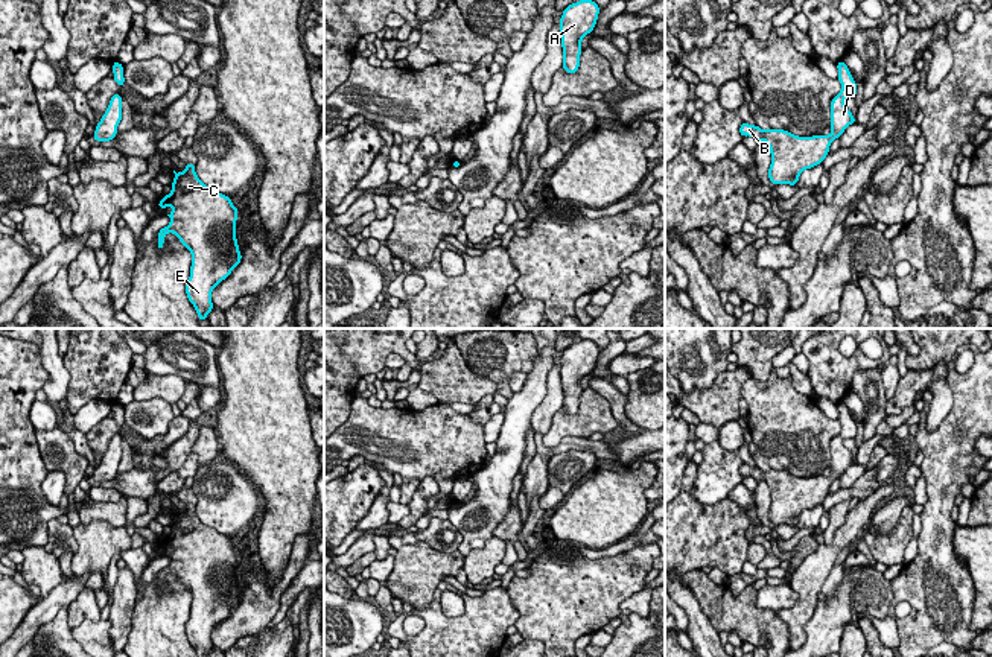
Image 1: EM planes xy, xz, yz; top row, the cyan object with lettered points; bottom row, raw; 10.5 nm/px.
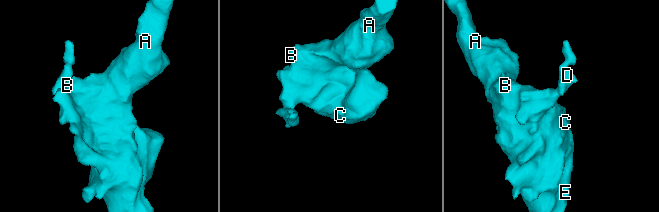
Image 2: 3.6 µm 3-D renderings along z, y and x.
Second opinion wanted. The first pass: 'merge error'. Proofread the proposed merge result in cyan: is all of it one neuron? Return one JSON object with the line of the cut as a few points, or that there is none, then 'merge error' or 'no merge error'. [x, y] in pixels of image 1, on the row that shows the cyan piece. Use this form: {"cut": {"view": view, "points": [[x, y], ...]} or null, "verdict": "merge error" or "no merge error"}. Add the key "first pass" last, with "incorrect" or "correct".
{"cut": null, "verdict": "no merge error", "first pass": "incorrect"}

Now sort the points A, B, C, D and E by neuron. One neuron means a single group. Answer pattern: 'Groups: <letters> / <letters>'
Groups: A B C D E

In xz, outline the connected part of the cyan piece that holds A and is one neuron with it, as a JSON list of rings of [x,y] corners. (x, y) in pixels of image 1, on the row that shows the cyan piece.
[[[580,0],[563,9],[560,35],[563,47],[563,68],[577,73],[580,67],[581,40],[596,26],[599,8],[592,0]]]

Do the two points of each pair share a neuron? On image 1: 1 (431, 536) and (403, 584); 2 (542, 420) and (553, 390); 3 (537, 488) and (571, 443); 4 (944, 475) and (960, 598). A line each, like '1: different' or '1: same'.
1: different
2: same
3: same
4: same

